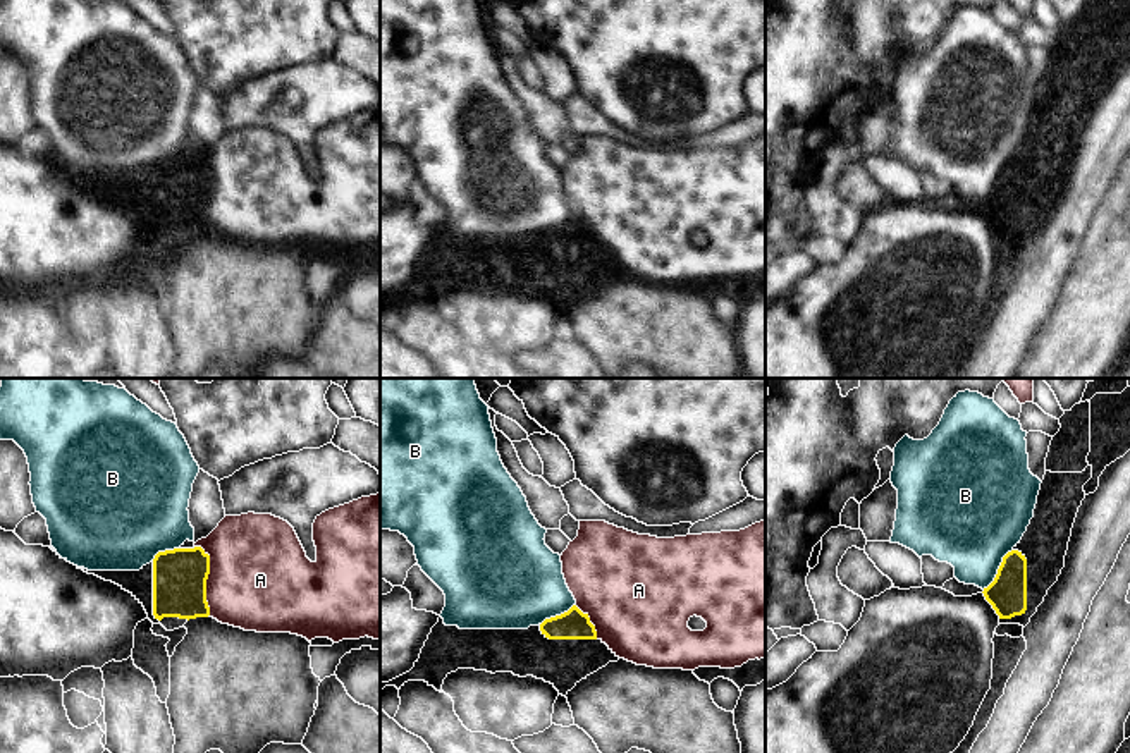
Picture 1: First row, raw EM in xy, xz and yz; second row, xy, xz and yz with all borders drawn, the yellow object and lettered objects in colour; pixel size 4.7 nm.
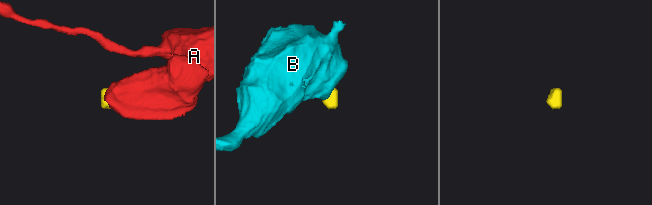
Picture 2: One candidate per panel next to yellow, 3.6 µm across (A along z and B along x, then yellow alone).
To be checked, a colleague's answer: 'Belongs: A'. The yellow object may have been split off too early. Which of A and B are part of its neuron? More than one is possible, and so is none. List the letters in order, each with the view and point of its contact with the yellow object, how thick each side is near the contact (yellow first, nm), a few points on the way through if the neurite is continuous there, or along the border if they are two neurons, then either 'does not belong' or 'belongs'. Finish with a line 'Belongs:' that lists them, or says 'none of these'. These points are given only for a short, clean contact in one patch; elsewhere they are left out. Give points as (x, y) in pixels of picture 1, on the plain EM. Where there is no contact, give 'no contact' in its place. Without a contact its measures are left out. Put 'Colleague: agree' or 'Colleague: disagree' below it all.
A: meets yellow in xy at (207, 193); 260 nm thick on the yellow side, 480 nm on the other; runs through xy (179, 191), (207, 193), (260, 195); belongs
B: meets yellow in yz at (998, 184); 180 nm thick on the yellow side, 420 nm on the other; border along yz (1012, 164), (1003, 172), (996, 191), (982, 203); does not belong
Belongs: A
Colleague: agree

